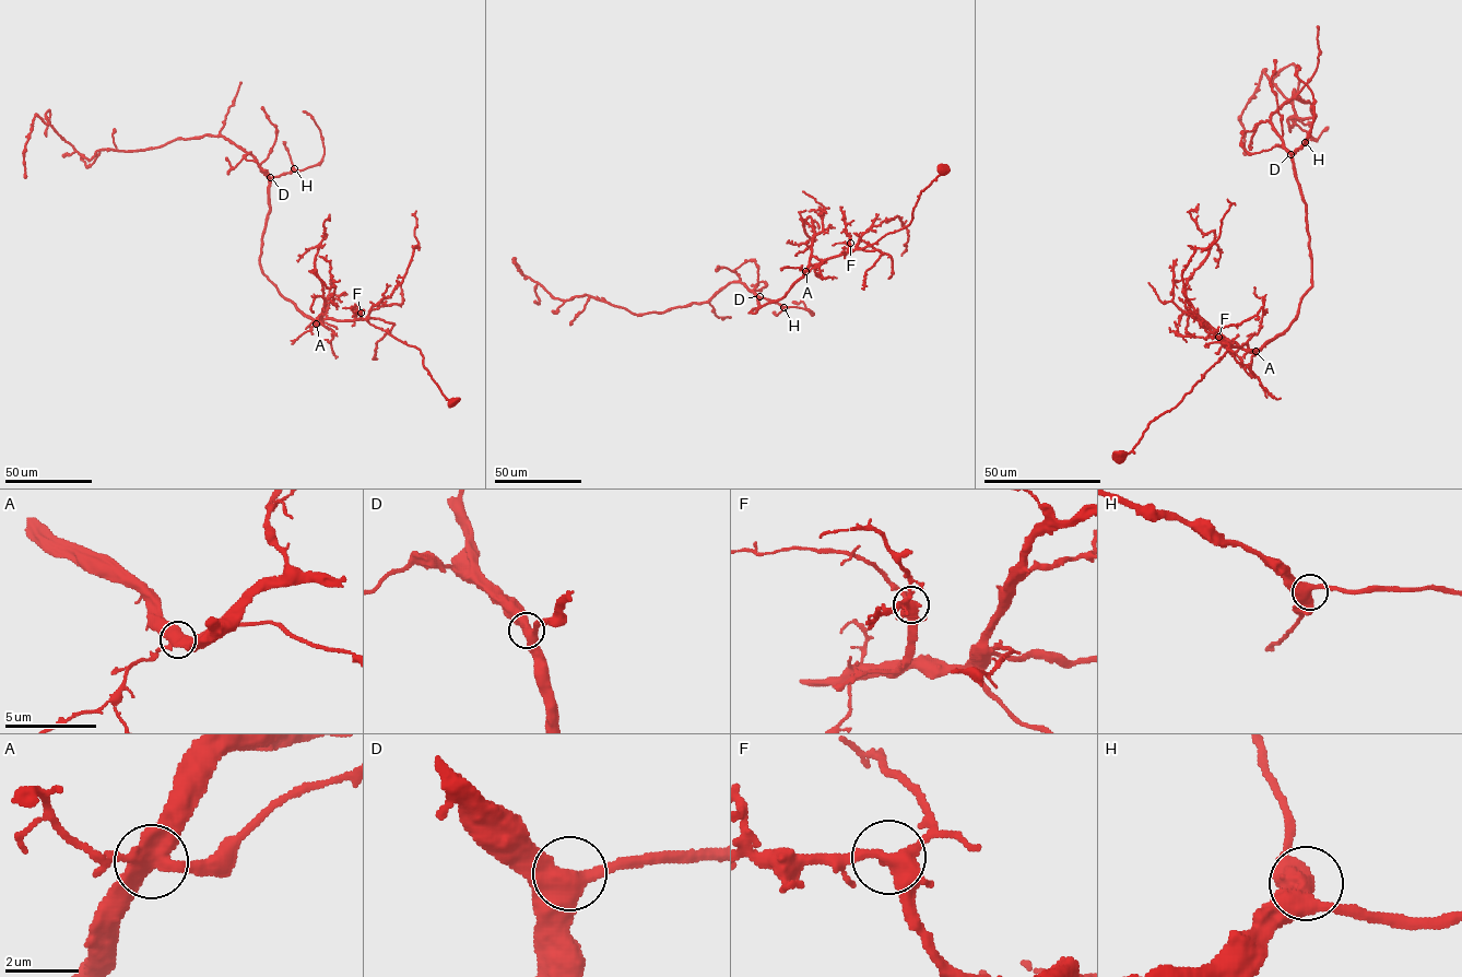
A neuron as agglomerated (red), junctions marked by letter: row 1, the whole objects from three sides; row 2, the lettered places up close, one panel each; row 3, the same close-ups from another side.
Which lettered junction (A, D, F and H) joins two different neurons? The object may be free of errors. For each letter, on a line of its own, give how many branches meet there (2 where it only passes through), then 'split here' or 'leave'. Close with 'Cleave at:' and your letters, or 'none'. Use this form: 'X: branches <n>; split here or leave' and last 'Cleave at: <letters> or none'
A: branches 4; split here
D: branches 3; leave
F: branches 4; leave
H: branches 3; leave
Cleave at: A

